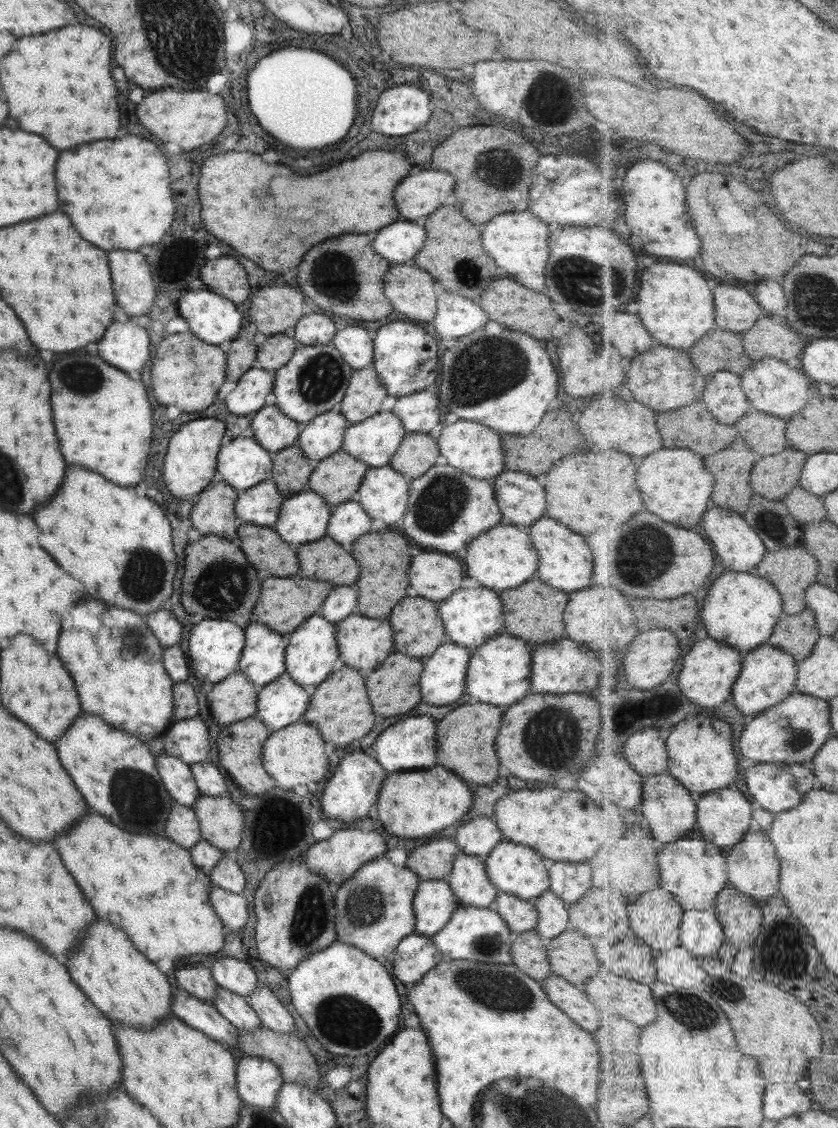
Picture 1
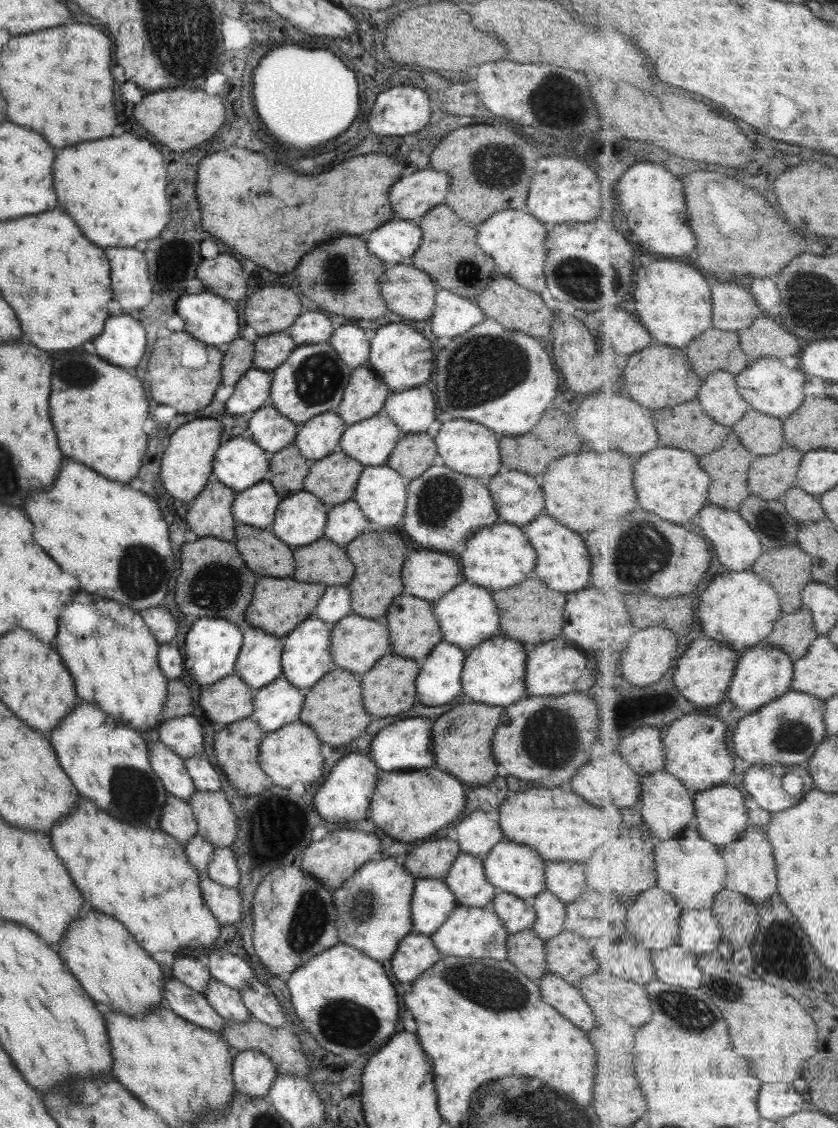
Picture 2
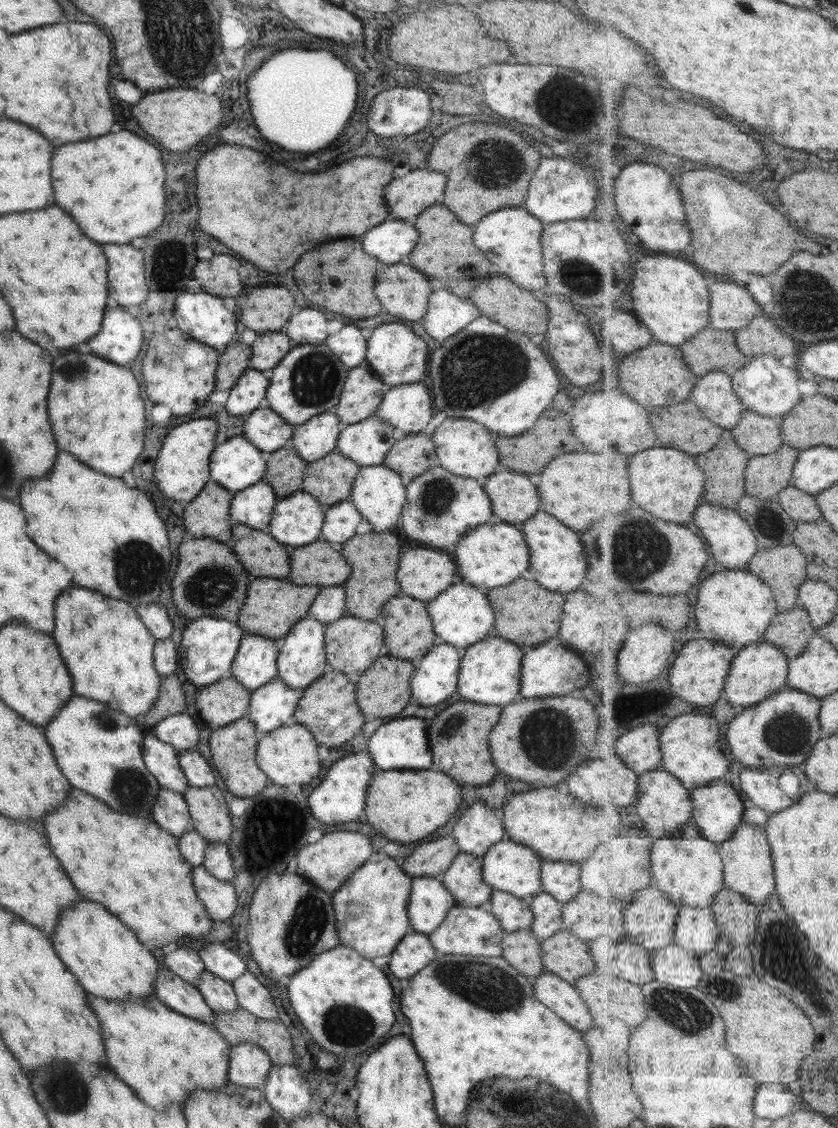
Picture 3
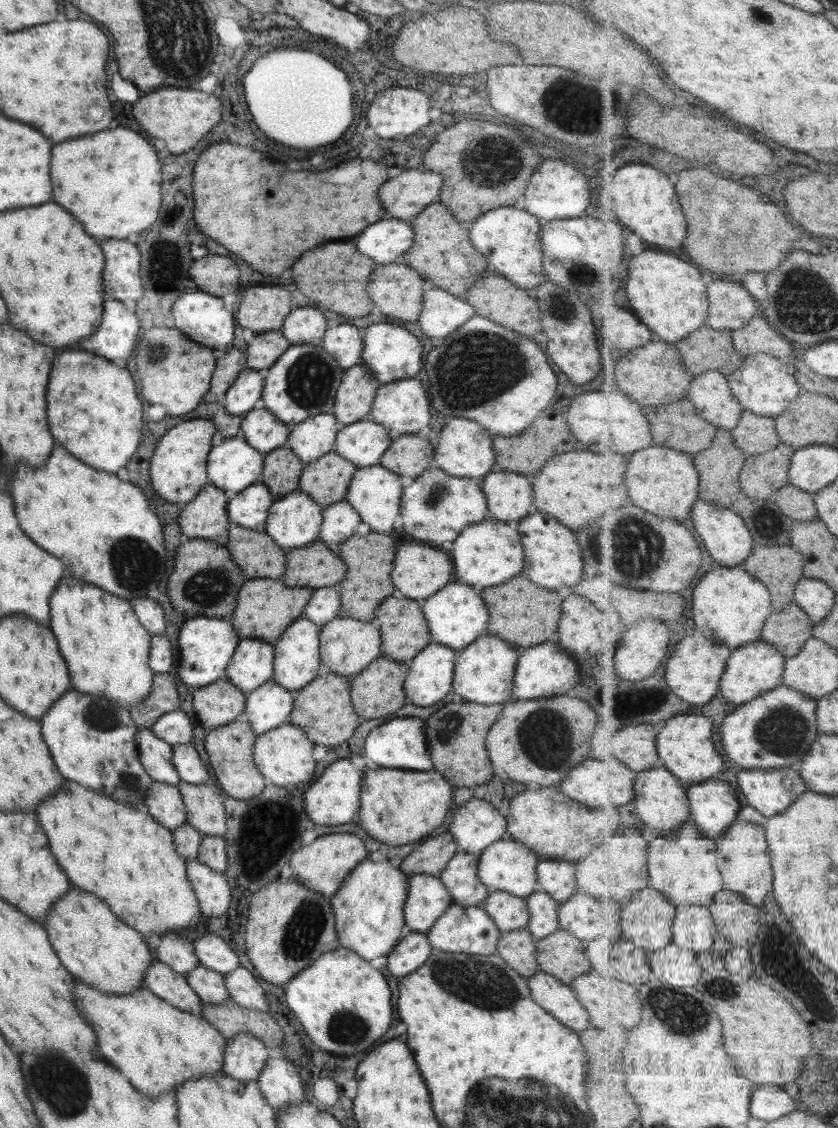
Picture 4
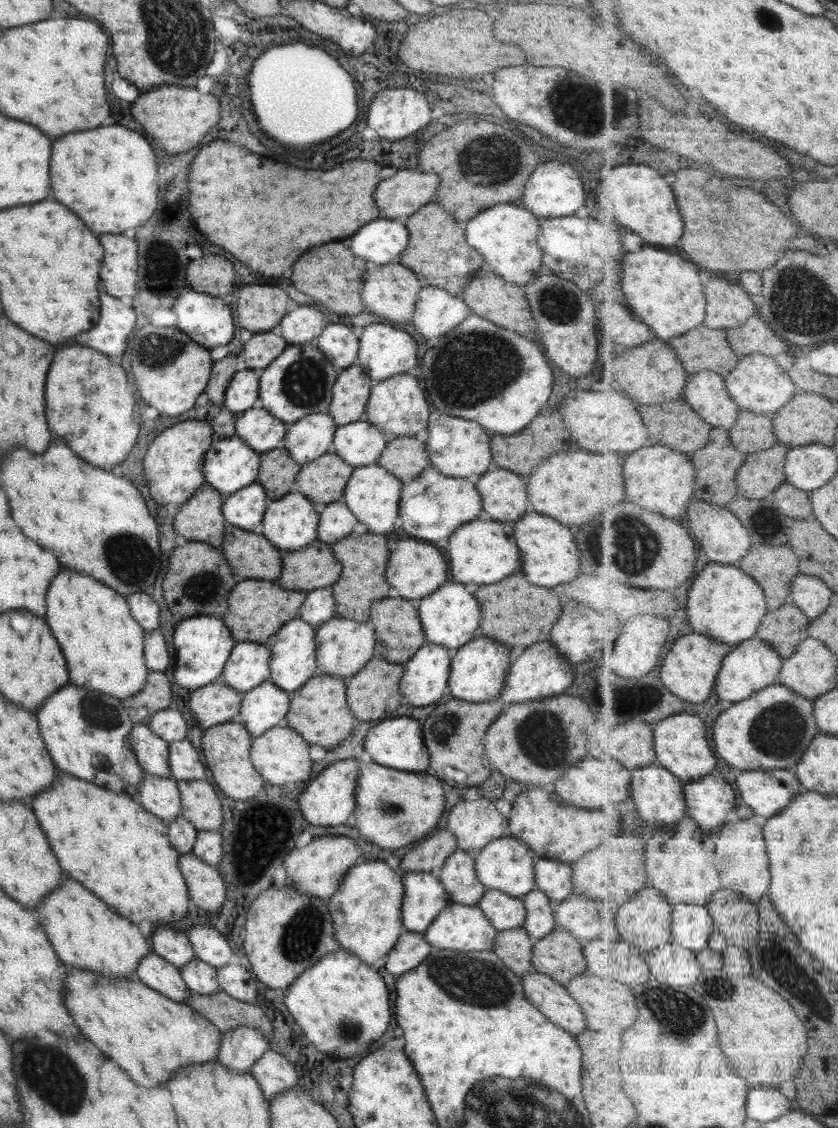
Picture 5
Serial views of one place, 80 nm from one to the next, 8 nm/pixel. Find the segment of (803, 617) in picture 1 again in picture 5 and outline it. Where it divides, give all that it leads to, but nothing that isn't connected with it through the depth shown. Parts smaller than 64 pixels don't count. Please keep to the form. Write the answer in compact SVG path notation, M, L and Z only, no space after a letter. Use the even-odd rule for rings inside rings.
M795 604L769 611L757 631L760 639L766 640L782 657L789 658L799 644L809 637L811 619Z

